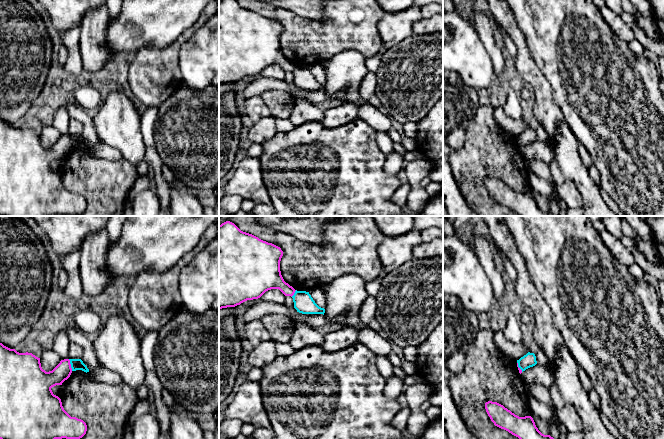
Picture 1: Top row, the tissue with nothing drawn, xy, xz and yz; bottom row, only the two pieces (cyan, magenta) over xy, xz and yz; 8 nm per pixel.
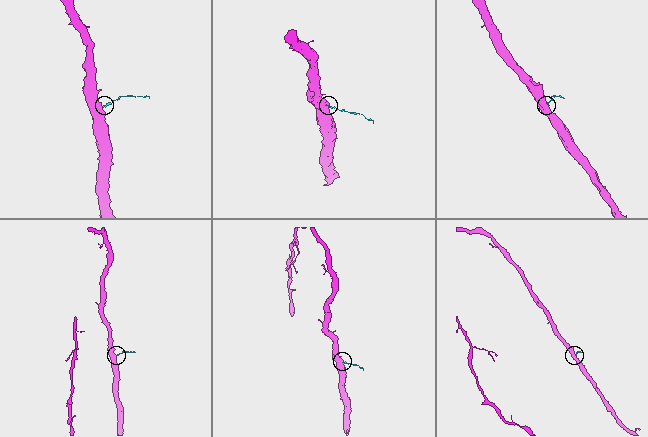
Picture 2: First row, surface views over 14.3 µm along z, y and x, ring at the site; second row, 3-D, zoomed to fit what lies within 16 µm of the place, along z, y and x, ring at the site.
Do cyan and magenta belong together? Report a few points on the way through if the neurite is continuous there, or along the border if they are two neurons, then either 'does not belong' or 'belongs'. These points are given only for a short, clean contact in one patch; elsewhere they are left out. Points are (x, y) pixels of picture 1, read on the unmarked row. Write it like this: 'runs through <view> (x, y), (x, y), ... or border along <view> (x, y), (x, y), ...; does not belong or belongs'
border along xy (68, 135), (72, 146); does not belong

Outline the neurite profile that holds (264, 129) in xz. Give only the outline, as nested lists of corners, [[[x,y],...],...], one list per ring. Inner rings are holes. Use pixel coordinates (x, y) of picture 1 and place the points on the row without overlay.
[[[266,116],[254,123],[249,131],[248,138],[252,143],[264,144],[276,133],[275,118]]]

